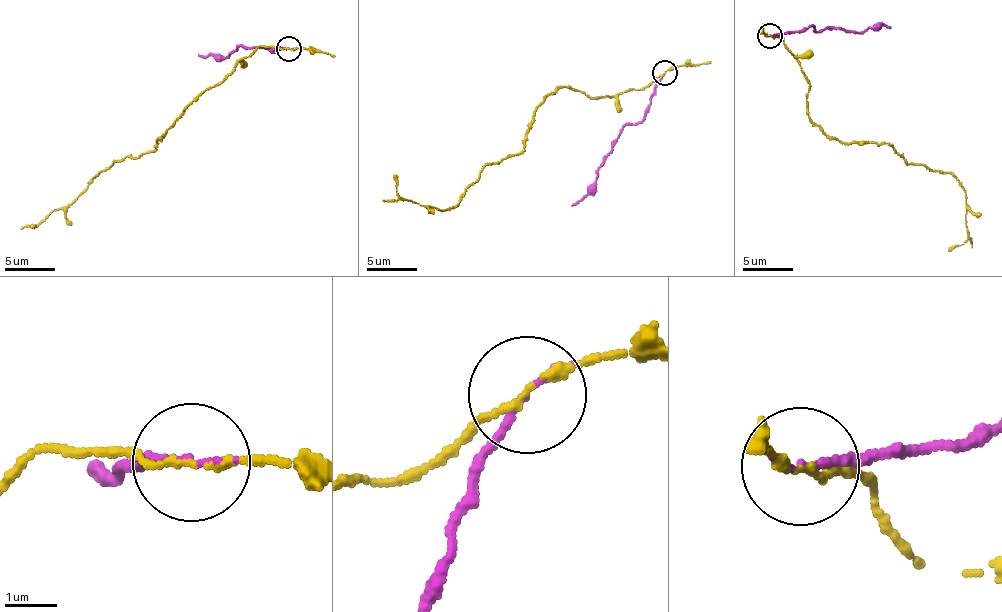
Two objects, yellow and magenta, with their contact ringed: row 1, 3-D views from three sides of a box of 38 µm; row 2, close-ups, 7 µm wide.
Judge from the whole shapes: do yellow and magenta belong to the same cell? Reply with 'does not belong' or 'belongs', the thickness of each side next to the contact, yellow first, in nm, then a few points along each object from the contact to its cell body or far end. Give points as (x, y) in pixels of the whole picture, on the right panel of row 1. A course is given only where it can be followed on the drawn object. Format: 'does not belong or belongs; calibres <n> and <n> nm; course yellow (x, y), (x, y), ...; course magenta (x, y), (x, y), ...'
does not belong; calibres 140 and 120 nm; course yellow (770, 36), (808, 81), (807, 114), (828, 137), (884, 143), (950, 174), (966, 195), (968, 237), (948, 252); course magenta (770, 36), (814, 26), (814, 32), (830, 26), (858, 33), (890, 27)

